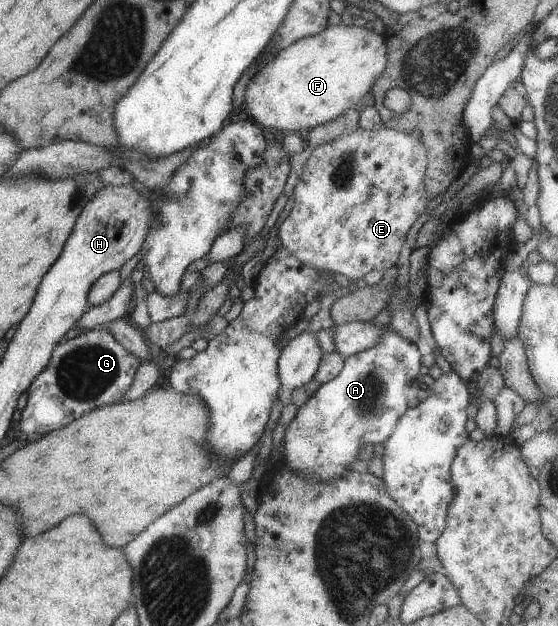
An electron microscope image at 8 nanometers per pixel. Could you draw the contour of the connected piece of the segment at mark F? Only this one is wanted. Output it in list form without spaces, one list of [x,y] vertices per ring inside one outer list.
[[[361,23],[350,26],[327,25],[325,30],[312,37],[295,41],[252,77],[245,91],[245,115],[255,120],[264,130],[284,134],[306,133],[316,126],[335,120],[346,110],[360,107],[361,99],[370,92],[387,64],[388,48],[383,35],[368,30]]]

